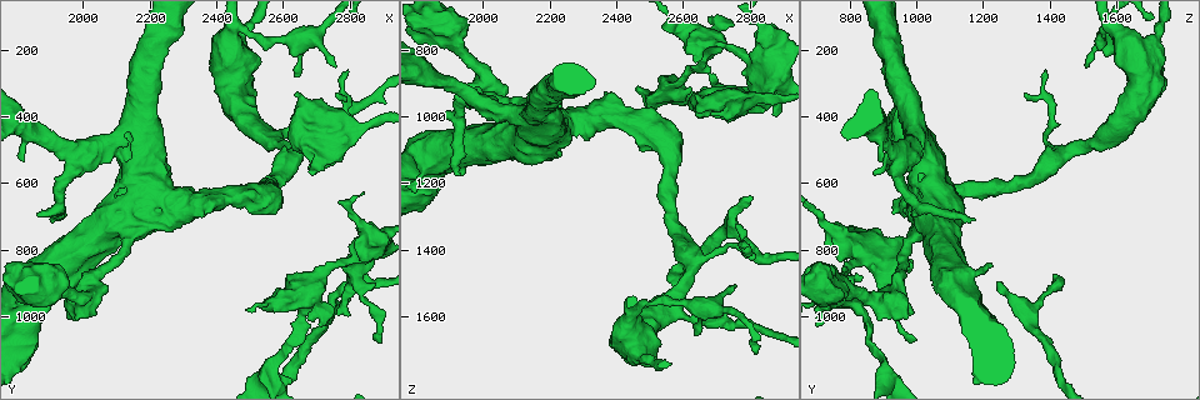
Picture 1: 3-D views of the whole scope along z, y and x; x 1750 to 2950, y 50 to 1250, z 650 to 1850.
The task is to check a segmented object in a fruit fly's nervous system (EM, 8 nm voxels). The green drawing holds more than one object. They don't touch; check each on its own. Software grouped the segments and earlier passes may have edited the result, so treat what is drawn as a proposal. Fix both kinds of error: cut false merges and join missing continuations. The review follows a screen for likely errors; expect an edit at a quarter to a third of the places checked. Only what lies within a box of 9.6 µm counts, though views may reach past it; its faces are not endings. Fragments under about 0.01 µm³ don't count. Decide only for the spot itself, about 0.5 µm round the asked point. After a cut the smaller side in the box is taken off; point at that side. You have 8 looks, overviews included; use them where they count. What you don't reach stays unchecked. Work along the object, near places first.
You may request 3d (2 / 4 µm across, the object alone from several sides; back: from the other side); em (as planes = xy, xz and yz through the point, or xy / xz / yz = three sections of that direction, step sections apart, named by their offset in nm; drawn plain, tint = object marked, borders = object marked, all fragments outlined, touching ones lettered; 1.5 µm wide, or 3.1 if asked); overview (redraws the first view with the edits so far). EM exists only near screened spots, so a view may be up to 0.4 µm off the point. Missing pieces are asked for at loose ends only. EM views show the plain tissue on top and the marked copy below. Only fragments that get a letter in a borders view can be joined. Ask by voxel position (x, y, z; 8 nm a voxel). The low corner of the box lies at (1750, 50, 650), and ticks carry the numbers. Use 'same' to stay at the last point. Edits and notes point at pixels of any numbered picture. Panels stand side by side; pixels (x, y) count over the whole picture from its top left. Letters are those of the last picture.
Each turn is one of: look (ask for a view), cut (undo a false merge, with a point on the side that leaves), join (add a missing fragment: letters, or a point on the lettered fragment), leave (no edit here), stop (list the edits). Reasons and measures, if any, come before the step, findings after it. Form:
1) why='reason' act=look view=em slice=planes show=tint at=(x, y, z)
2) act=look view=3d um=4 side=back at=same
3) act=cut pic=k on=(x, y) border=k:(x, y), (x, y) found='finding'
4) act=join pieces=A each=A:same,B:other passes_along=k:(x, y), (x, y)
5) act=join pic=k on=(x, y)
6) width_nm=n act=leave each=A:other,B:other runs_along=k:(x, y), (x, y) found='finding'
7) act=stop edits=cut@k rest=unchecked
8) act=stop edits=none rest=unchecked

why='tapers out' act=look view=em slice=yz step=4 show=tint at=(2860, 1070, 990)

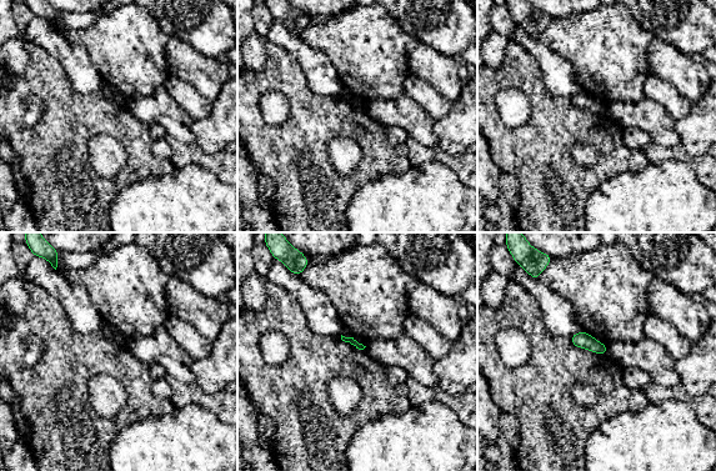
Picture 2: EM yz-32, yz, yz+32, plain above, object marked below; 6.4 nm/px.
why='another direction' act=look view=em slice=planes show=borders at=same

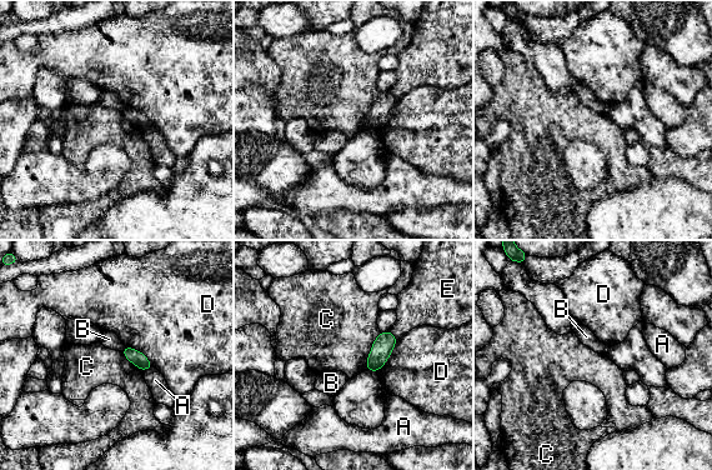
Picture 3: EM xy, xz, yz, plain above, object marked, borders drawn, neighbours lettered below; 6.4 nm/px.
width_nm=90 act=leave each=A:other,B:other,C:other,D:other,E:other border=3:(380, 331), (372, 343), (366, 369) found='none of them fits'

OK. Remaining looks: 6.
why='stops while still wide' act=look view=3d um=2 at=(2830, 770, 950)

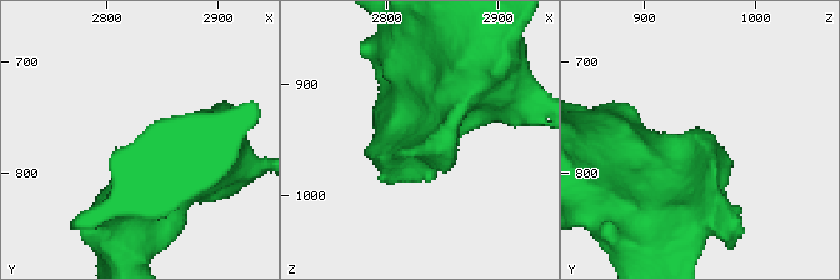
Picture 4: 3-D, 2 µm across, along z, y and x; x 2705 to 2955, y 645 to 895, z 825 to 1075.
why='now the EM' act=look view=em slice=xz step=8 show=tint at=(2840, 766, 960)

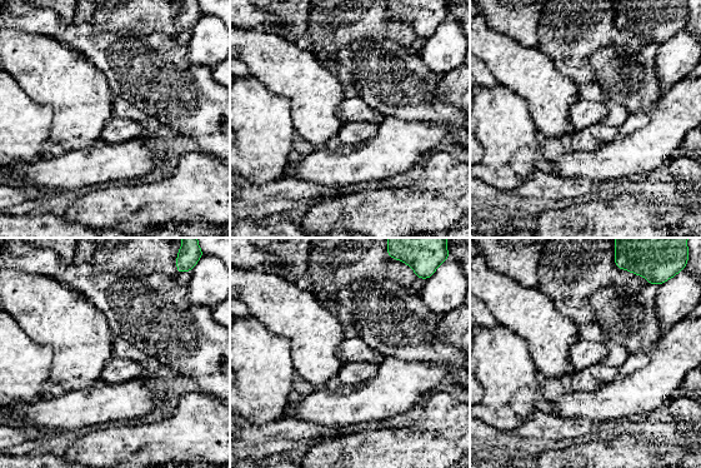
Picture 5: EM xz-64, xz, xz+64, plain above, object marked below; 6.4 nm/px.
why='cut it another way' act=look view=em slice=planes show=borders at=same

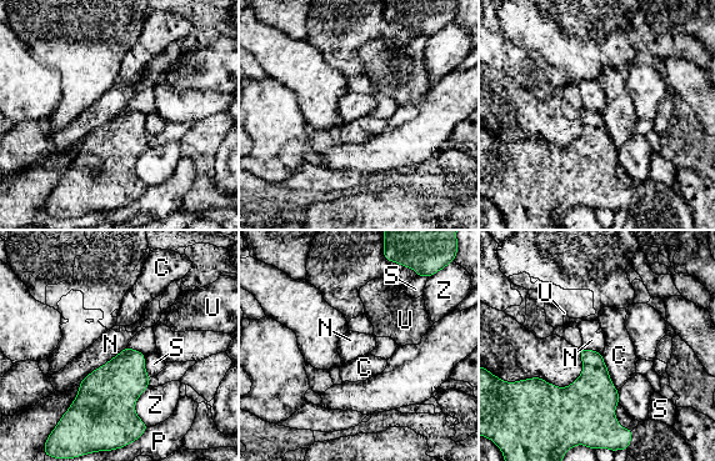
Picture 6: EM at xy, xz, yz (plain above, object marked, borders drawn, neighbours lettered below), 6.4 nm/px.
act=leave each=C:other,N:other,P:other,S:other,U:other,Z:other found='none of them fits'

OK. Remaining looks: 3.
why='an open end' act=look view=em slice=xz step=8 show=borders at=(2670, 570, 870)

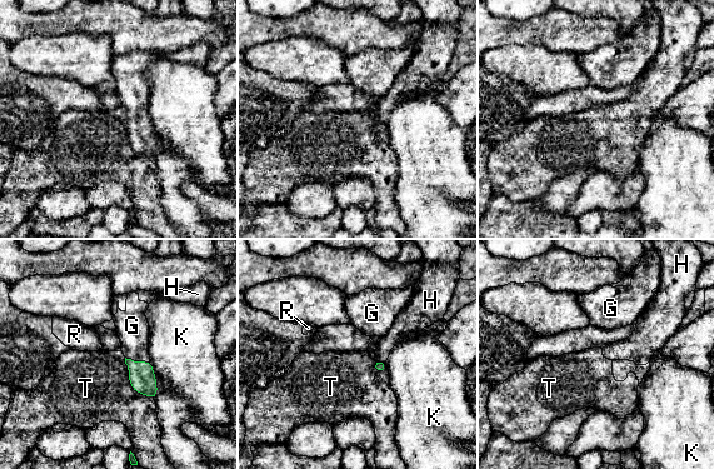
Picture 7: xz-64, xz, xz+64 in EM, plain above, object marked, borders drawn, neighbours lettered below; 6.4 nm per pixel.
why='cut it another way' act=look view=em slice=planes show=borders at=same

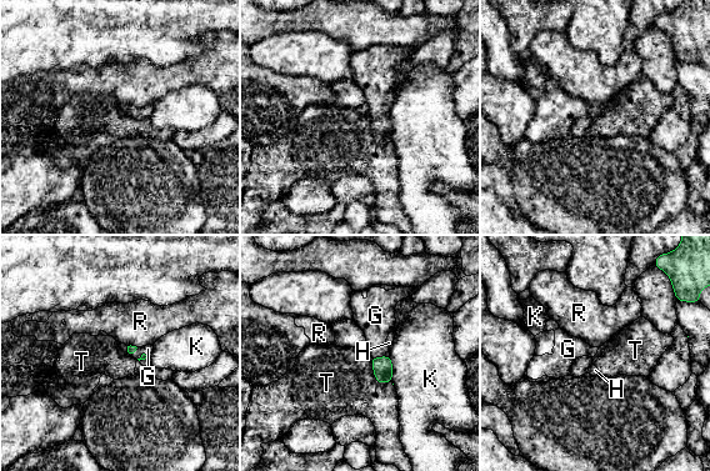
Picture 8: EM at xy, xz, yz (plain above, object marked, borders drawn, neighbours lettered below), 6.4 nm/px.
act=join pieces=G each=G:same,H:other,K:other,R:other,T:other passes_along=8:(383, 366), (381, 356), (376, 319) found='it goes on there'

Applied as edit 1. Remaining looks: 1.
act=stop edits=join@8 rest=unchecked

